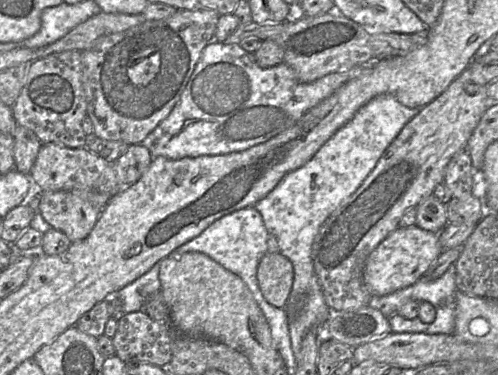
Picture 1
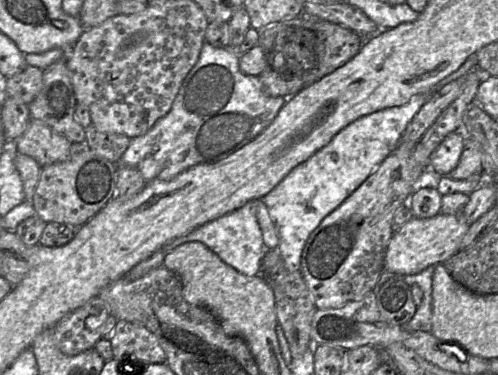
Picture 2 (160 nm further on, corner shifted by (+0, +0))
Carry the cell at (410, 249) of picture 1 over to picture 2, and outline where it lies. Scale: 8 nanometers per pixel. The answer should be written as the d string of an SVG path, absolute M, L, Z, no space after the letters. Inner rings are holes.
M462 212L454 215L439 213L424 219L412 217L390 239L384 259L384 270L398 275L414 275L428 266L442 264L461 250L462 239L469 227Z

